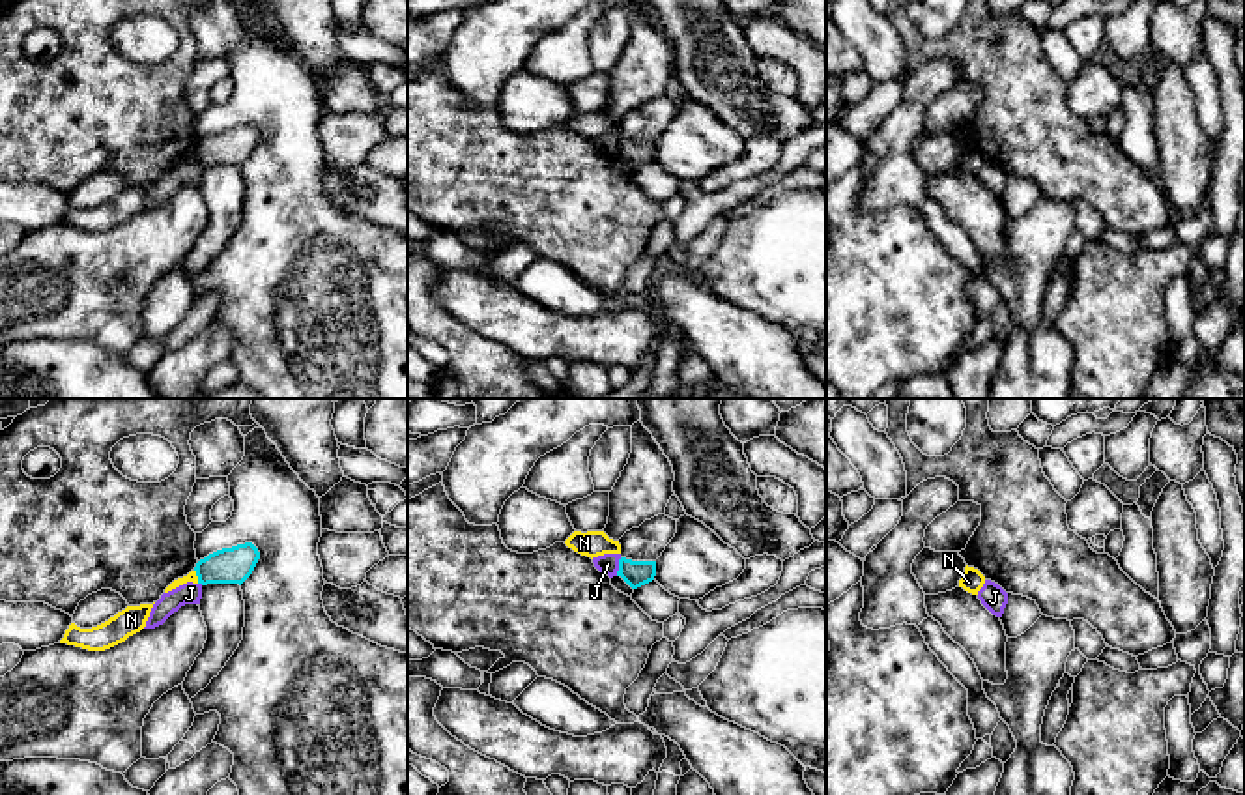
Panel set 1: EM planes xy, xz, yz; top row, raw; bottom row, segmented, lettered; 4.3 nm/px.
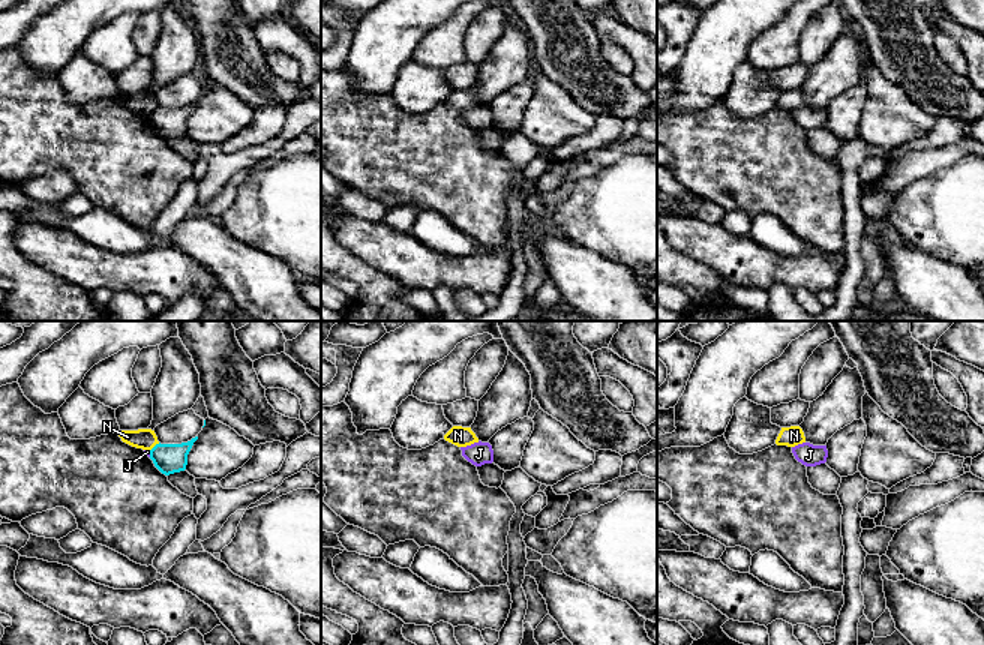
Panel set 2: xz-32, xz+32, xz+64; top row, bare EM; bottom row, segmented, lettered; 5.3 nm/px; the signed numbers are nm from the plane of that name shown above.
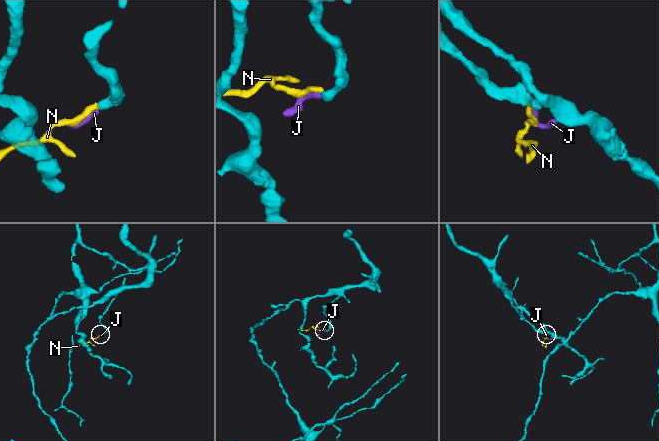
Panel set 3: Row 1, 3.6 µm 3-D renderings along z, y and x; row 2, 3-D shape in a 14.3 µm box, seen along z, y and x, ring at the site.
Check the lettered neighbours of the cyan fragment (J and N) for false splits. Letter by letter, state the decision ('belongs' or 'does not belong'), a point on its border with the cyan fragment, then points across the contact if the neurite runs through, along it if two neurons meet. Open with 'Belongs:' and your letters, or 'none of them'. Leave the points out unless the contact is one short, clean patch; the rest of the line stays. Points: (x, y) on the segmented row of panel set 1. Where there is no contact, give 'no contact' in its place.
Belongs: none of them
J: does not belong; meets cyan in xz at (619, 567); border along xz (621, 558), (615, 575)
N: does not belong; meets cyan in xy at (197, 575); border along xy (195, 569), (199, 582)

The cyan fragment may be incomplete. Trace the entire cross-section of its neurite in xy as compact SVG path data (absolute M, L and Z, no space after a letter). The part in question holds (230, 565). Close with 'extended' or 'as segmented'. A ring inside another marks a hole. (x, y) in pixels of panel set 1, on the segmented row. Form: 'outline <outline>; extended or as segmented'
outline M252 542L222 548L194 567L198 584L243 584L254 571L260 552Z; as segmented

